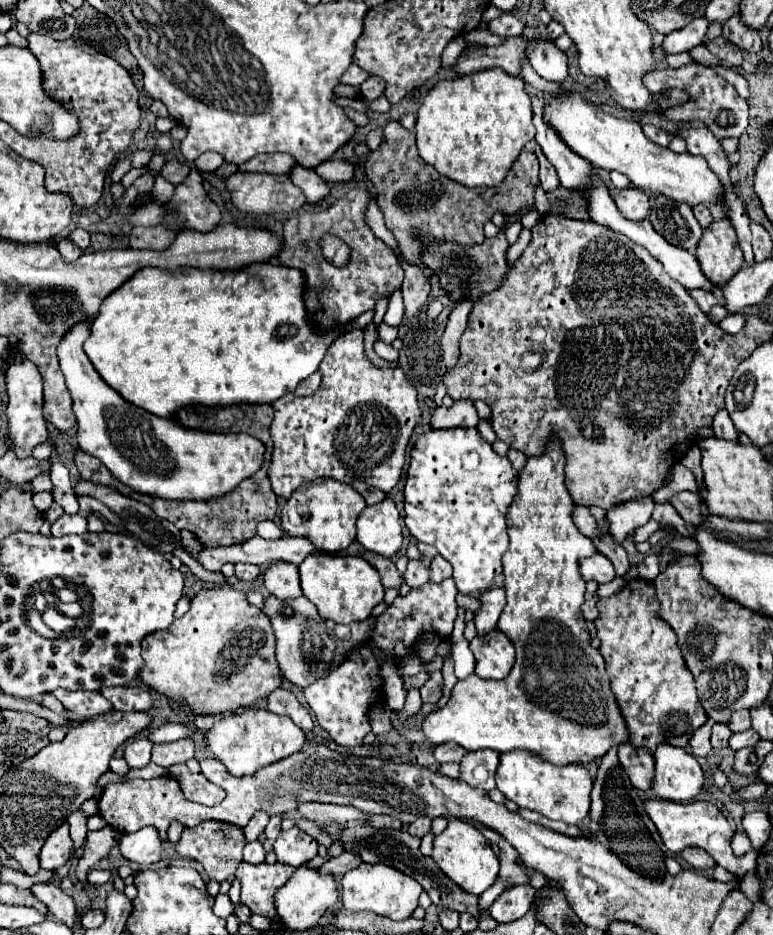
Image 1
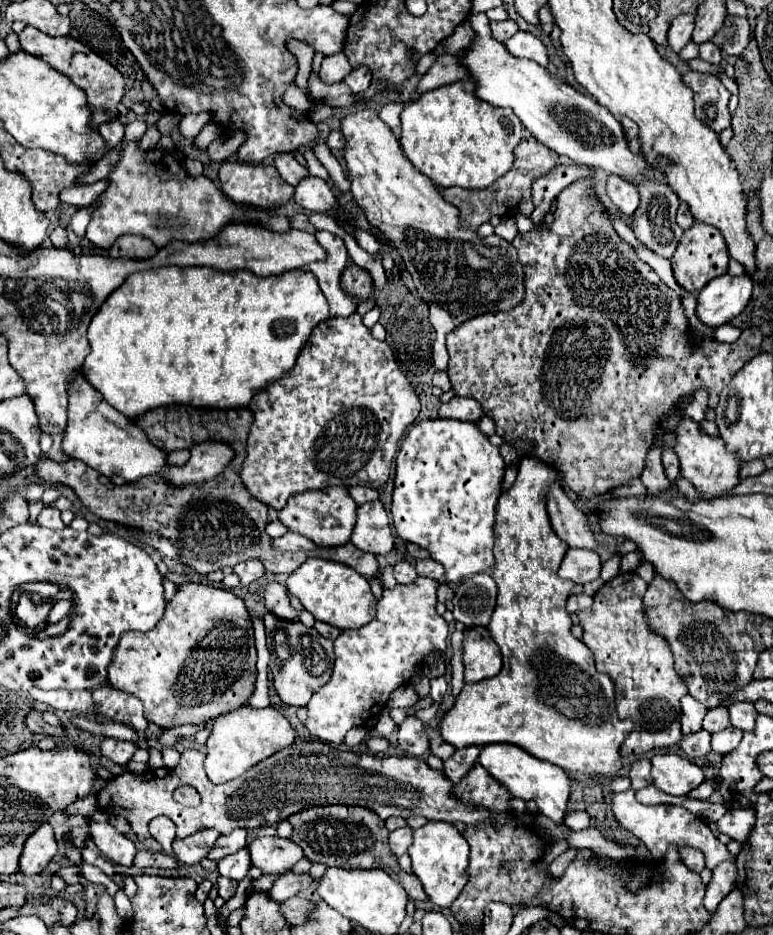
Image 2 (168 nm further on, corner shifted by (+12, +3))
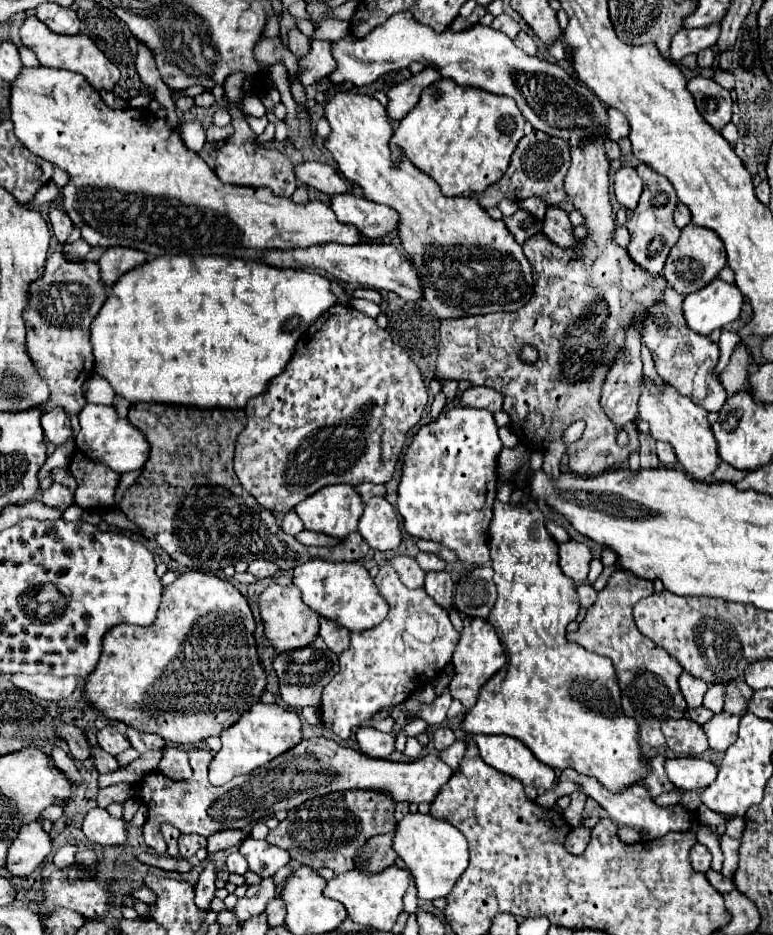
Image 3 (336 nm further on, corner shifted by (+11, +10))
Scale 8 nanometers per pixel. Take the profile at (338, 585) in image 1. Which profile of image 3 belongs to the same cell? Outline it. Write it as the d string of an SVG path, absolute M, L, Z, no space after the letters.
M309 560L295 568L293 584L301 590L303 602L319 616L325 616L339 626L355 632L377 626L387 616L387 602L381 598L373 578L361 562L329 562Z

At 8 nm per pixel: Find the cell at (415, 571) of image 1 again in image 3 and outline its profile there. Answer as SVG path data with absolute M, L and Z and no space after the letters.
M397 554L397 556L391 556L387 558L387 564L395 568L395 572L399 572L399 578L405 586L409 588L421 588L423 586L423 578L425 578L425 572L419 568L419 564L405 556L405 554Z

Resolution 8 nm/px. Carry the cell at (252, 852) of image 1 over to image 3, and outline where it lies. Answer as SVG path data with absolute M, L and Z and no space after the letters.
M233 850L229 856L227 856L227 862L225 862L227 870L233 872L233 874L245 874L249 868L247 868L247 860L245 856L239 852L239 850Z

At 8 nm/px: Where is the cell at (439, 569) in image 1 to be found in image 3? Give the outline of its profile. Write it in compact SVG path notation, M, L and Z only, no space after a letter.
M419 552L417 554L417 564L425 570L425 572L431 572L431 570L445 570L445 560L441 560L439 556L435 554L425 554L425 552Z

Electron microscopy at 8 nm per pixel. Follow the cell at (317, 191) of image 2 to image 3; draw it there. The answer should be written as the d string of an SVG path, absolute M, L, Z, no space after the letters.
M353 194L329 196L329 206L339 222L351 224L367 240L377 240L387 232L397 230L397 214L377 202Z

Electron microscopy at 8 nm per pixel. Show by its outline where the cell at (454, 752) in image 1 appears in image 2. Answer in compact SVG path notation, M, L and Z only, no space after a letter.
M438 739L436 743L432 743L432 745L430 745L430 753L432 753L432 755L436 755L436 757L440 757L442 761L446 761L454 751L456 751L456 749L454 749L450 743L442 743L440 739Z

